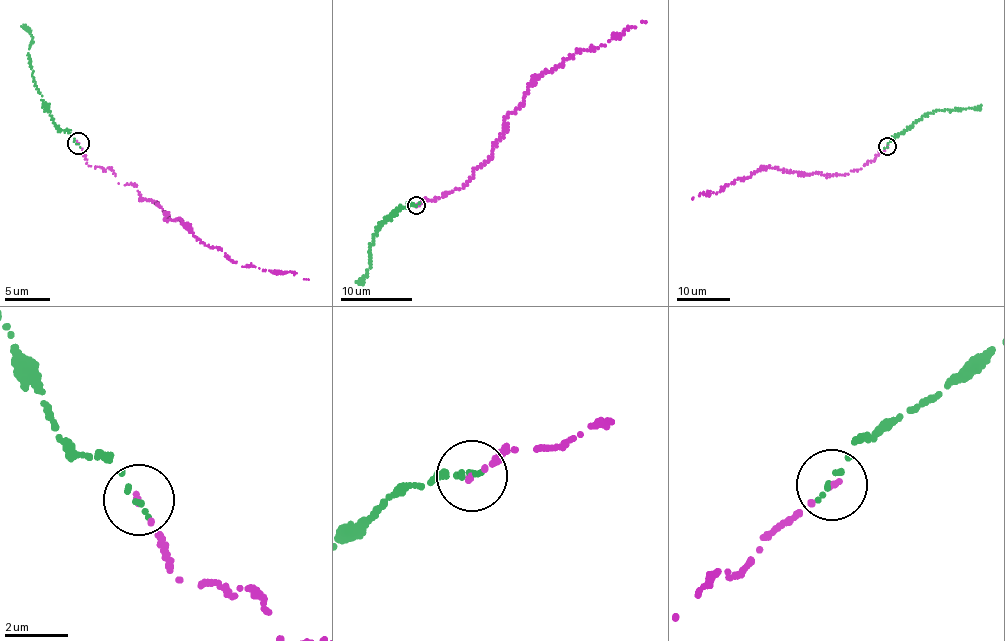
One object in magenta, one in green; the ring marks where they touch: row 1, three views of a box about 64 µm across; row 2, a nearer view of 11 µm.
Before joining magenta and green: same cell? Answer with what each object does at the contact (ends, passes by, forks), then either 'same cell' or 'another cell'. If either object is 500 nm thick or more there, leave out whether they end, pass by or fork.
magenta ends | green ends | same cell

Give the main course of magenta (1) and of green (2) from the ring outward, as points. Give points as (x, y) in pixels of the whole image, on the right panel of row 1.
1: (886, 147), (873, 160), (847, 173), (810, 175), (769, 166), (693, 199)
2: (886, 147), (890, 140), (930, 113), (980, 106)

